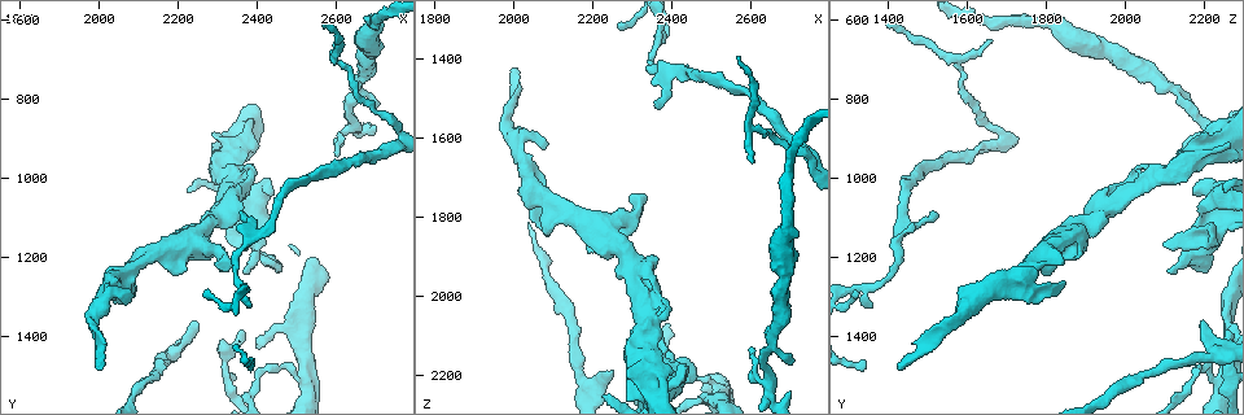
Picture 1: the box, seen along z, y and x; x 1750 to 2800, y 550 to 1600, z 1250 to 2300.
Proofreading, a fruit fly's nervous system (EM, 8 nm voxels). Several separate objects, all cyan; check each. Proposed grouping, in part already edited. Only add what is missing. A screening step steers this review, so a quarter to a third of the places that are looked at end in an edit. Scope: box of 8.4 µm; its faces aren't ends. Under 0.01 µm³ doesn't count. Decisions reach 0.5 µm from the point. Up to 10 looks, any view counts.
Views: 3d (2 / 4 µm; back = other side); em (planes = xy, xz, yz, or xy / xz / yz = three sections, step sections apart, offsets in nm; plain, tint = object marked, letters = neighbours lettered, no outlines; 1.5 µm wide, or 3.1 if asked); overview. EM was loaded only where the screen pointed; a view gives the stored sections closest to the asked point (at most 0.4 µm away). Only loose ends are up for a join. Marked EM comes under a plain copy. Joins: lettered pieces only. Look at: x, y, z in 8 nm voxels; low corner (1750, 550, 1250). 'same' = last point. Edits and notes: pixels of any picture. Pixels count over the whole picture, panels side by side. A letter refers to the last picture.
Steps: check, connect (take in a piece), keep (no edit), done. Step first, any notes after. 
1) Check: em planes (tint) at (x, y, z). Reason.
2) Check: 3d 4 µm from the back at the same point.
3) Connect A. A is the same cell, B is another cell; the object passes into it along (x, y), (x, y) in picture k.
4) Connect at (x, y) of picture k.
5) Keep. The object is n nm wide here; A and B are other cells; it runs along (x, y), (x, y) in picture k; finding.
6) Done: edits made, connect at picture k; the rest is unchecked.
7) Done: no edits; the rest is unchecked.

Check: em planes (letters) at (2605, 935, 2125). Branch stops here.

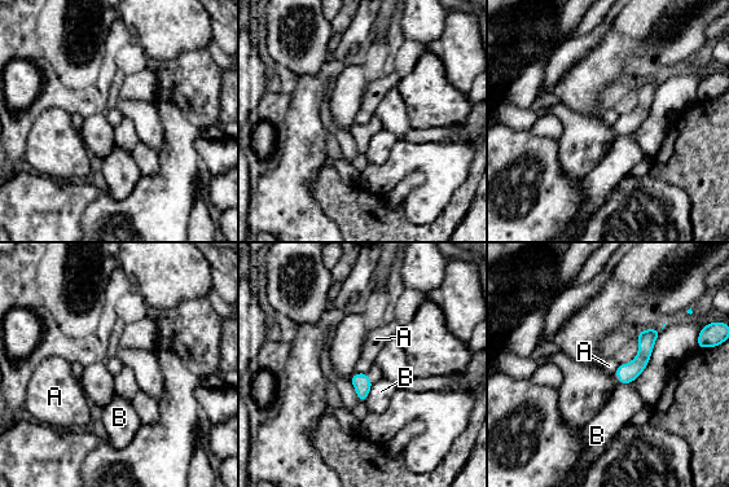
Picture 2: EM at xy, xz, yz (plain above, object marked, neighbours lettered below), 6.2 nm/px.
Keep. The object is 110 nm wide here; A and B are other cells; a border runs along (356, 372), (365, 373) in picture 2; none of them fits.

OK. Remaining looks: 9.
Check: 3d 4 µm at (2245, 1365, 2205). Branch stops here.

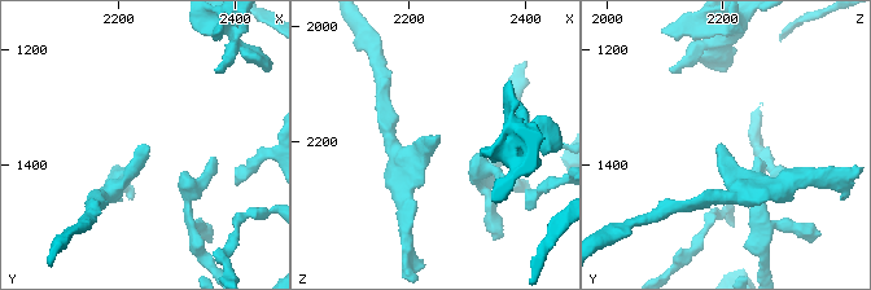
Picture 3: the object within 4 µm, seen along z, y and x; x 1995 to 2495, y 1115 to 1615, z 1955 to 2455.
Check: em yz step 4 (letters) at (2245, 1360, 2205). Need the tissue.

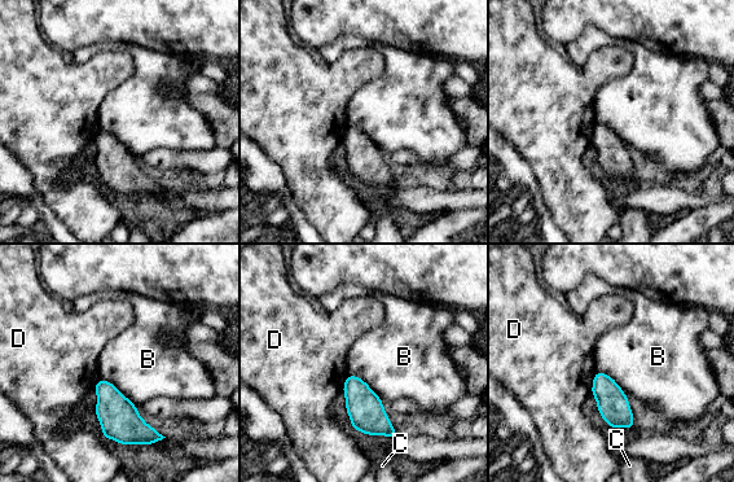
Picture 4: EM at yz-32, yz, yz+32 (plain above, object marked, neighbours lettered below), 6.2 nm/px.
Keep. B, C and D are other cells; a border runs along (100, 377), (110, 381), (133, 402) in picture 4; no lettered piece goes on from it.

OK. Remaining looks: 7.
Check: 3d 4 µm at (2100, 1205, 1840). Branch stops here.

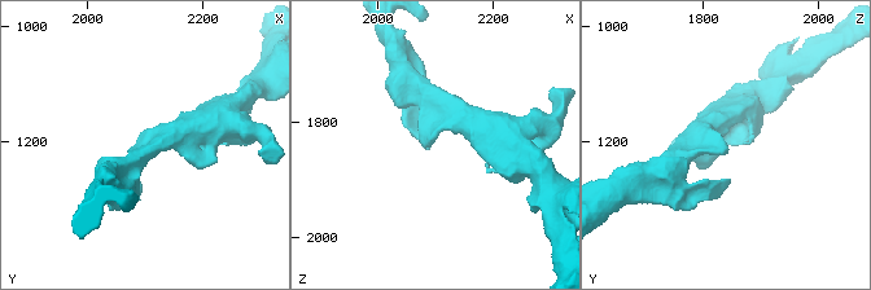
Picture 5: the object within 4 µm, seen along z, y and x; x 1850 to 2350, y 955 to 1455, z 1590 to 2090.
Check: em planes (letters) at (2090, 1205, 1840).

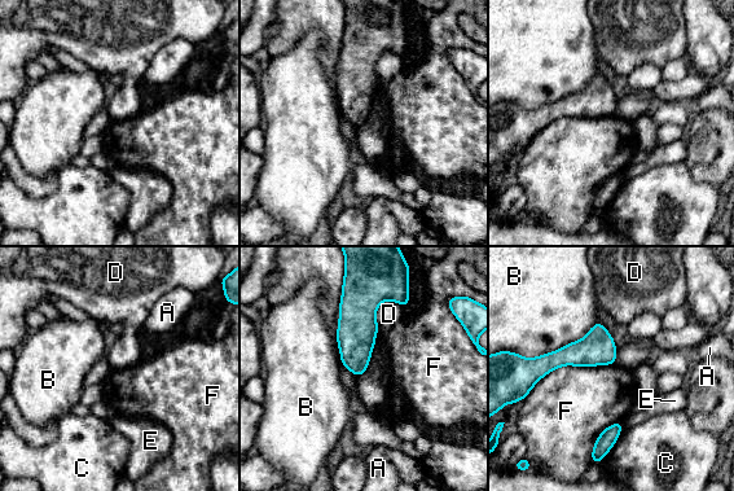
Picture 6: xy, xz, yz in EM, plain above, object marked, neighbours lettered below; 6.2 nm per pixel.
Keep. The longest contact is with F, 550 nm; A, B, C, D, E and F are other cells; a border runs along (405, 307), (383, 301), (378, 328) in picture 6; no lettered piece goes on from it.

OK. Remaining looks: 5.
Check: em planes (letters) at (2605, 655, 1660).

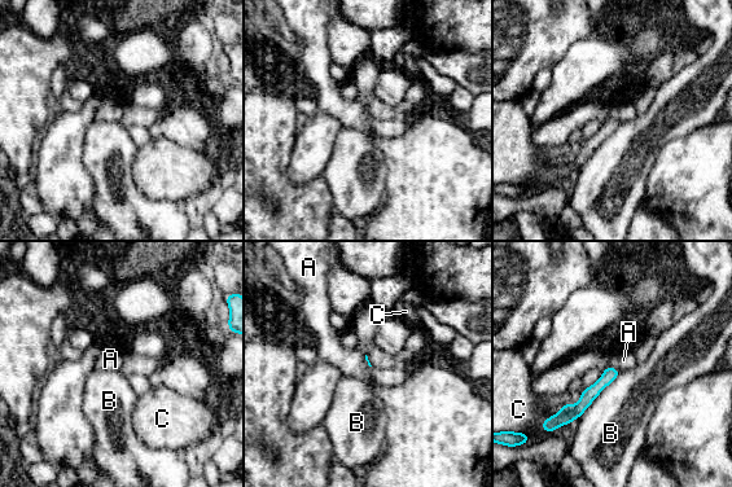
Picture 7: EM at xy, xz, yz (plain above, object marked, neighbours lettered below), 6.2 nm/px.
Keep. A, B and C are other cells; a border runs along (621, 372), (581, 417) in picture 7; none of them fits.

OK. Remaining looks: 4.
Done: no edits; the rest is unchecked.

